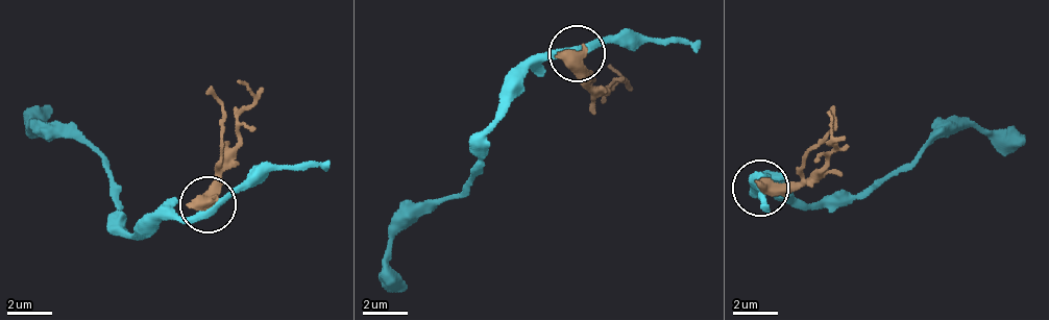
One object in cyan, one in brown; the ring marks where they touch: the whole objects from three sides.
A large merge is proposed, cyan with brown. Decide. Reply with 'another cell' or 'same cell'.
another cell

